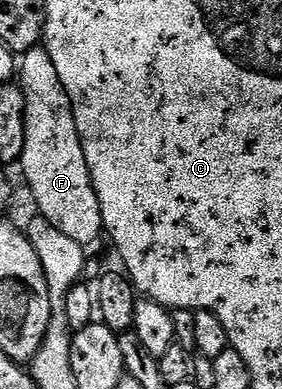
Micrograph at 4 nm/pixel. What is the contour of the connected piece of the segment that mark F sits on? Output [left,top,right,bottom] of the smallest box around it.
[20,47,103,247]

